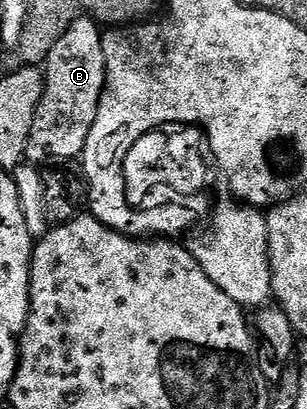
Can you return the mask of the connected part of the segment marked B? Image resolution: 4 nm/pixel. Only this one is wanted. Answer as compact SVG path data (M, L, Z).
M91 16L74 20L70 28L50 48L47 62L43 63L44 91L42 100L38 104L38 112L34 116L34 128L30 128L27 157L33 163L41 164L47 158L64 158L76 160L84 153L84 145L90 136L90 128L94 128L94 120L98 116L98 104L104 91L104 77L106 76L106 56L102 52L101 23Z

